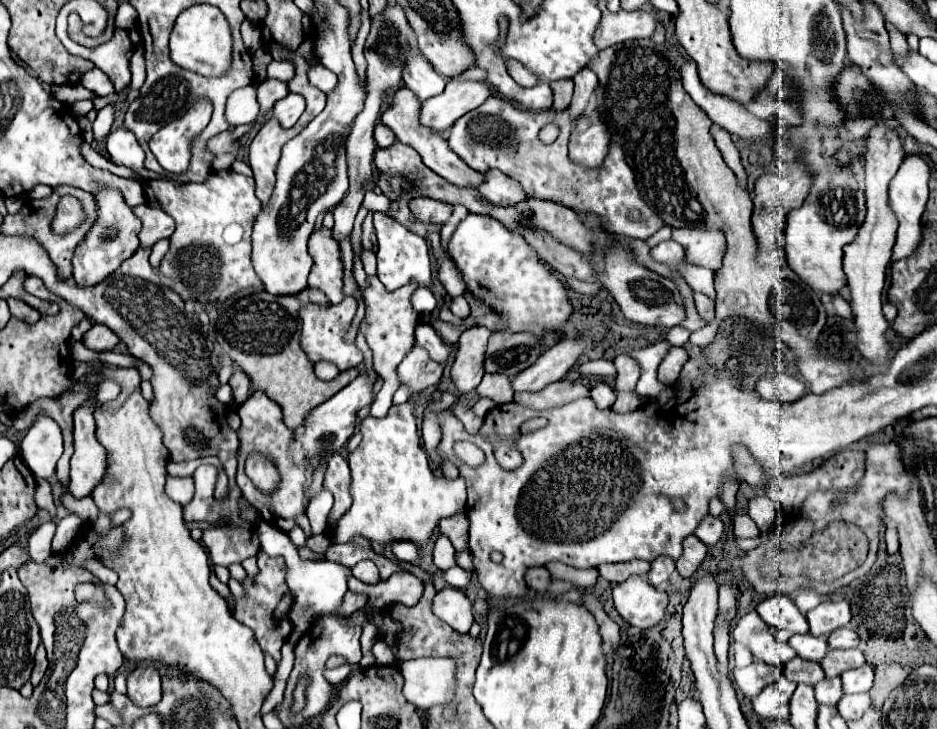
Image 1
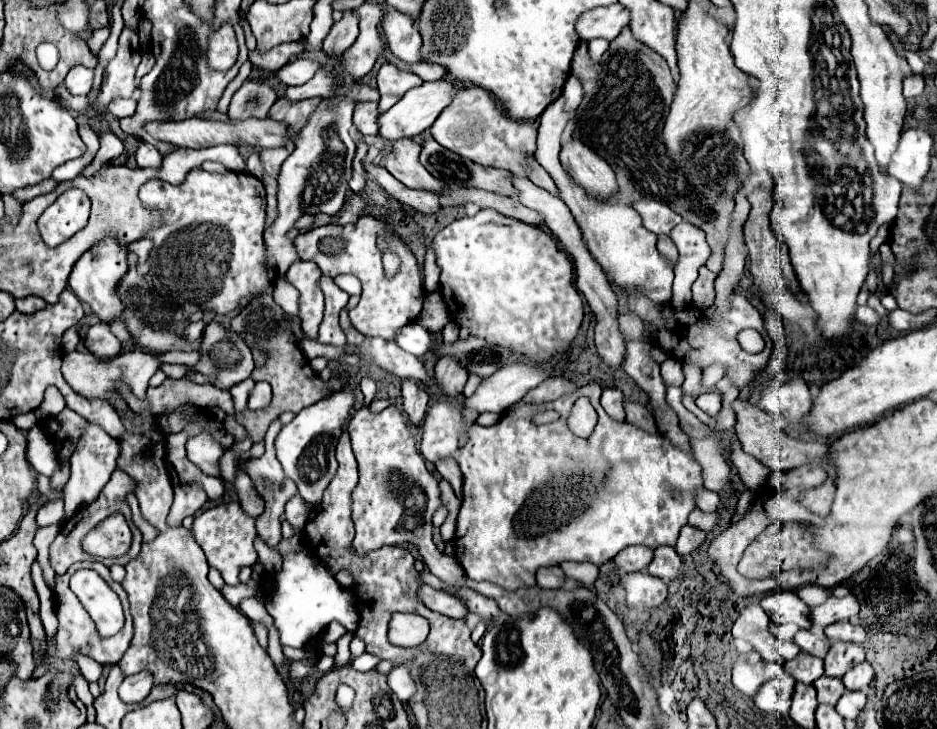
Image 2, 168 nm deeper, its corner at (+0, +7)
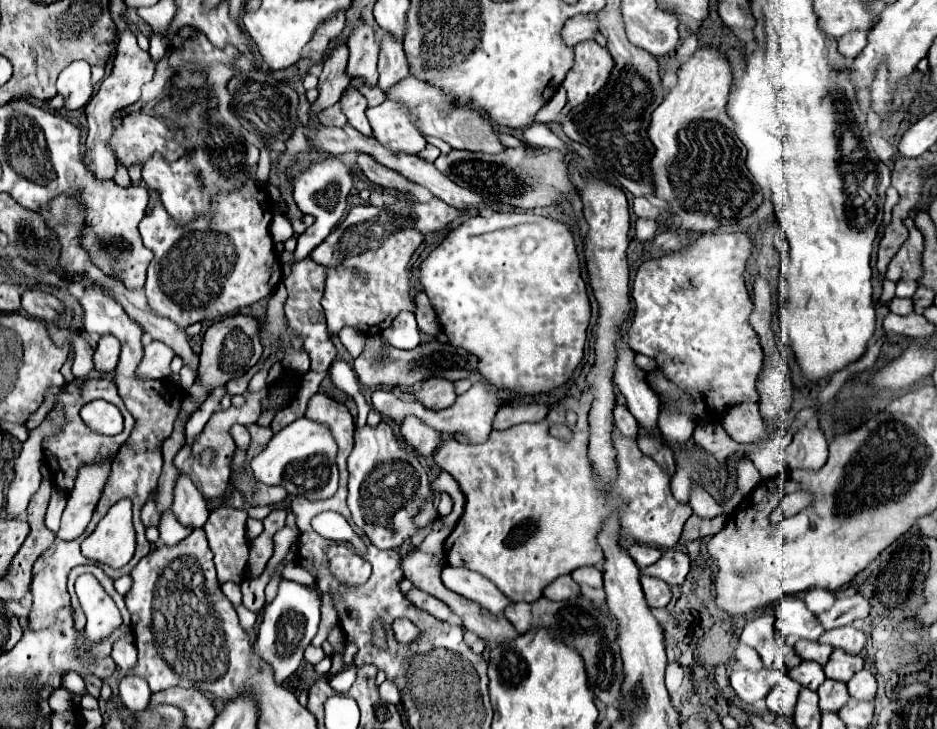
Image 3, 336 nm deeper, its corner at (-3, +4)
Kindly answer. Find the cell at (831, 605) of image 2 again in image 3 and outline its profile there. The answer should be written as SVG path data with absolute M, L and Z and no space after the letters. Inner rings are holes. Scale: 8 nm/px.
M857 593L853 597L839 597L835 605L829 611L817 615L817 619L825 629L835 629L851 625L855 619L865 619L867 615L869 615L869 601Z

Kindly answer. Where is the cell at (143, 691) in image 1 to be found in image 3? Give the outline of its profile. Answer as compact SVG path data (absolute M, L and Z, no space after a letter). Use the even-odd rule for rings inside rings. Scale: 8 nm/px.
M123 677L119 683L119 699L131 711L145 711L151 691L141 677Z

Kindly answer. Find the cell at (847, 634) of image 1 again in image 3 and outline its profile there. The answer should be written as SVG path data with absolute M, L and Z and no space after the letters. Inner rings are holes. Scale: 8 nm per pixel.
M851 625L837 627L833 631L825 631L819 637L819 641L825 643L825 645L831 645L835 649L843 649L845 653L851 653L851 655L859 655L861 649L865 647L865 635L863 635L863 631L857 631Z

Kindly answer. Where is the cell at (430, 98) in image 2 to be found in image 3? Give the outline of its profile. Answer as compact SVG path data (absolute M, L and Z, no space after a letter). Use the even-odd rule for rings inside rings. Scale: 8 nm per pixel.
M387 99L377 107L369 107L367 119L373 127L373 137L393 153L415 155L427 145L425 137L395 101Z

